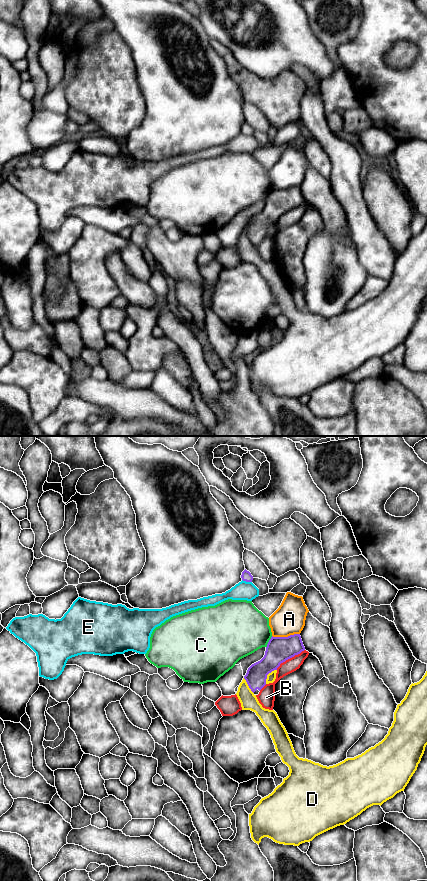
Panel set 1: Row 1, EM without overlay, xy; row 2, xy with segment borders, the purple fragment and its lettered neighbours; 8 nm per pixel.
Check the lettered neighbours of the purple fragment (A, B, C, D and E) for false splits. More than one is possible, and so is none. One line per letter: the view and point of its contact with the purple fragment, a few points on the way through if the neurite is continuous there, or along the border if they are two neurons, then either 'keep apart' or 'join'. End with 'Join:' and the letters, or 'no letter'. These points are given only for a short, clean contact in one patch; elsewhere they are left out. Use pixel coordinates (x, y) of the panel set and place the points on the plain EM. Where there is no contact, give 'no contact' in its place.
A: contact xy (285, 189); keep apart
B: contact xy (289, 210); keep apart
C: contact xy (268, 194); keep apart
D: contact xy (267, 226); border xy (276, 221), (267, 227), (265, 235); keep apart
E: contact xy (247, 133); border xy (242, 131), (251, 134); keep apart
Join: no letter

